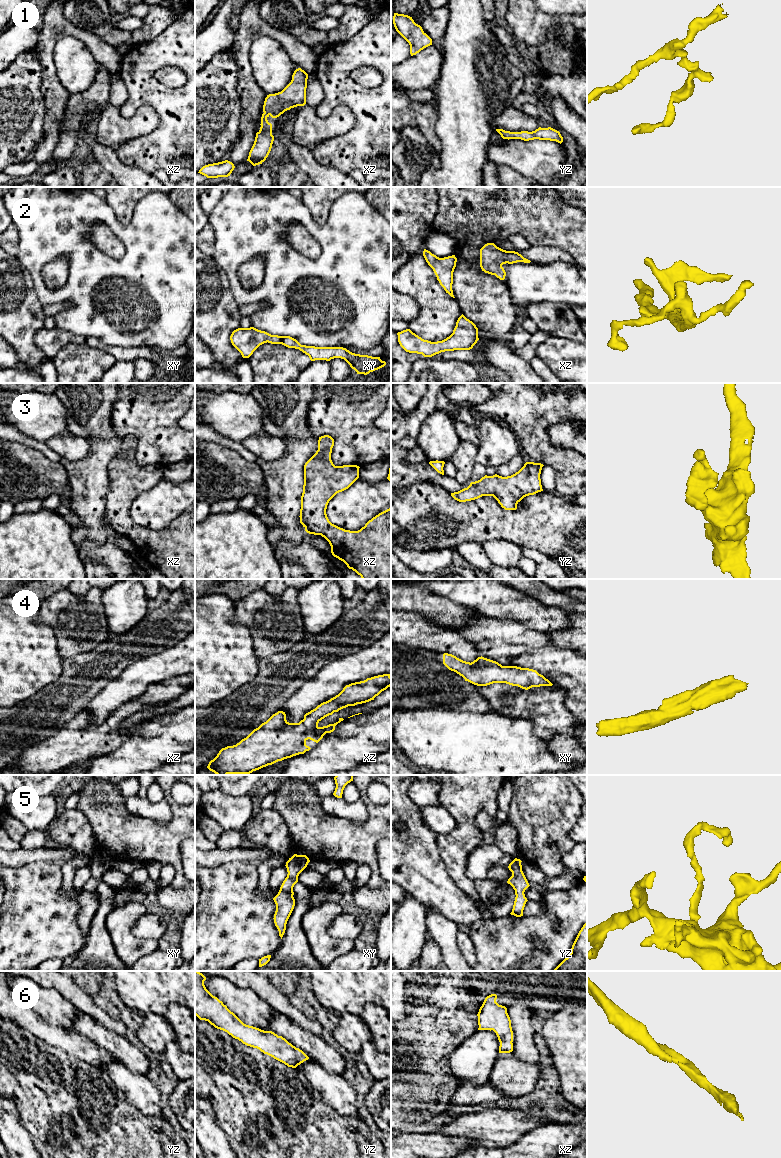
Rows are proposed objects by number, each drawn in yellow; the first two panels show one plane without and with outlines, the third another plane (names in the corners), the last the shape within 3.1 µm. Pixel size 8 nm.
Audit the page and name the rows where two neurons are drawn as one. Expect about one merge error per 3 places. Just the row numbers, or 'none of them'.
none of them

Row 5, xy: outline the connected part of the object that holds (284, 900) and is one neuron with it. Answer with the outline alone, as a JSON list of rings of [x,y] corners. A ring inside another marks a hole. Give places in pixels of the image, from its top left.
[[[294,854],[286,862],[287,877],[283,881],[278,894],[273,898],[276,904],[273,919],[281,939],[285,933],[287,921],[295,906],[293,887],[298,882],[299,874],[307,867],[309,862],[310,860],[306,855],[297,854]]]

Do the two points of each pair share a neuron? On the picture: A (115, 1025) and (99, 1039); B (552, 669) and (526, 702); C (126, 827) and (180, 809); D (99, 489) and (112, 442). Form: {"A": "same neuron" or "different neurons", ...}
{"A": "different neurons", "B": "different neurons", "C": "same neuron", "D": "same neuron"}

